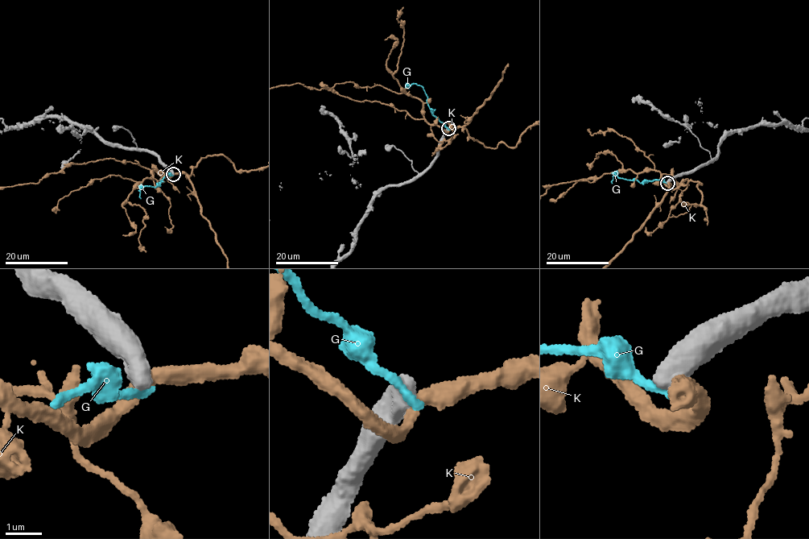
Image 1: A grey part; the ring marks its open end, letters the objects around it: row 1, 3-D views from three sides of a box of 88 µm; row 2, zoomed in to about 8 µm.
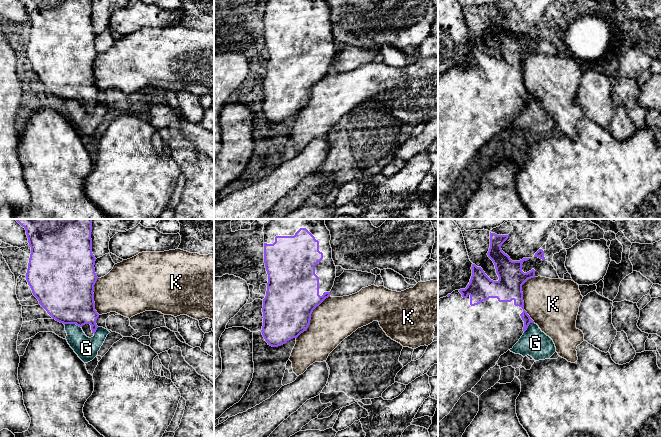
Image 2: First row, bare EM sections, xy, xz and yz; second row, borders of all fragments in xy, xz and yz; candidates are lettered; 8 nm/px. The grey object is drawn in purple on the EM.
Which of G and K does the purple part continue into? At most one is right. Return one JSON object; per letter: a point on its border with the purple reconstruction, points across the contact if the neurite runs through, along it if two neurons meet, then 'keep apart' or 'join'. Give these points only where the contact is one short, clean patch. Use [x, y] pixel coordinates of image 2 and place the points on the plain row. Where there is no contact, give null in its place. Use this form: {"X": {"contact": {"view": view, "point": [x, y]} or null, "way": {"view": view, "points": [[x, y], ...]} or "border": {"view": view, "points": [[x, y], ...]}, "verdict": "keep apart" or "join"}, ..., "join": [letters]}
{"G": {"contact": {"view": "xy", "point": [72, 99]}, "verdict": "keep apart"}, "K": {"contact": {"view": "yz", "point": [522, 74]}, "verdict": "keep apart"}, "join": []}

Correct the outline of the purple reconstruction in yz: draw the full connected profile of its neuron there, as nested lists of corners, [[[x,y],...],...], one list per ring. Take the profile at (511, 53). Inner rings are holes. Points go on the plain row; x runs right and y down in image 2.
[[[490,8],[487,31],[495,41],[498,57],[491,56],[481,43],[472,40],[472,52],[467,63],[438,75],[438,198],[450,189],[463,170],[470,168],[484,150],[496,141],[501,131],[513,124],[529,100],[534,99],[524,86],[522,61],[535,53],[535,46],[524,49],[522,40],[530,34],[512,37],[502,27],[501,21],[508,13],[509,10],[497,11]]]

